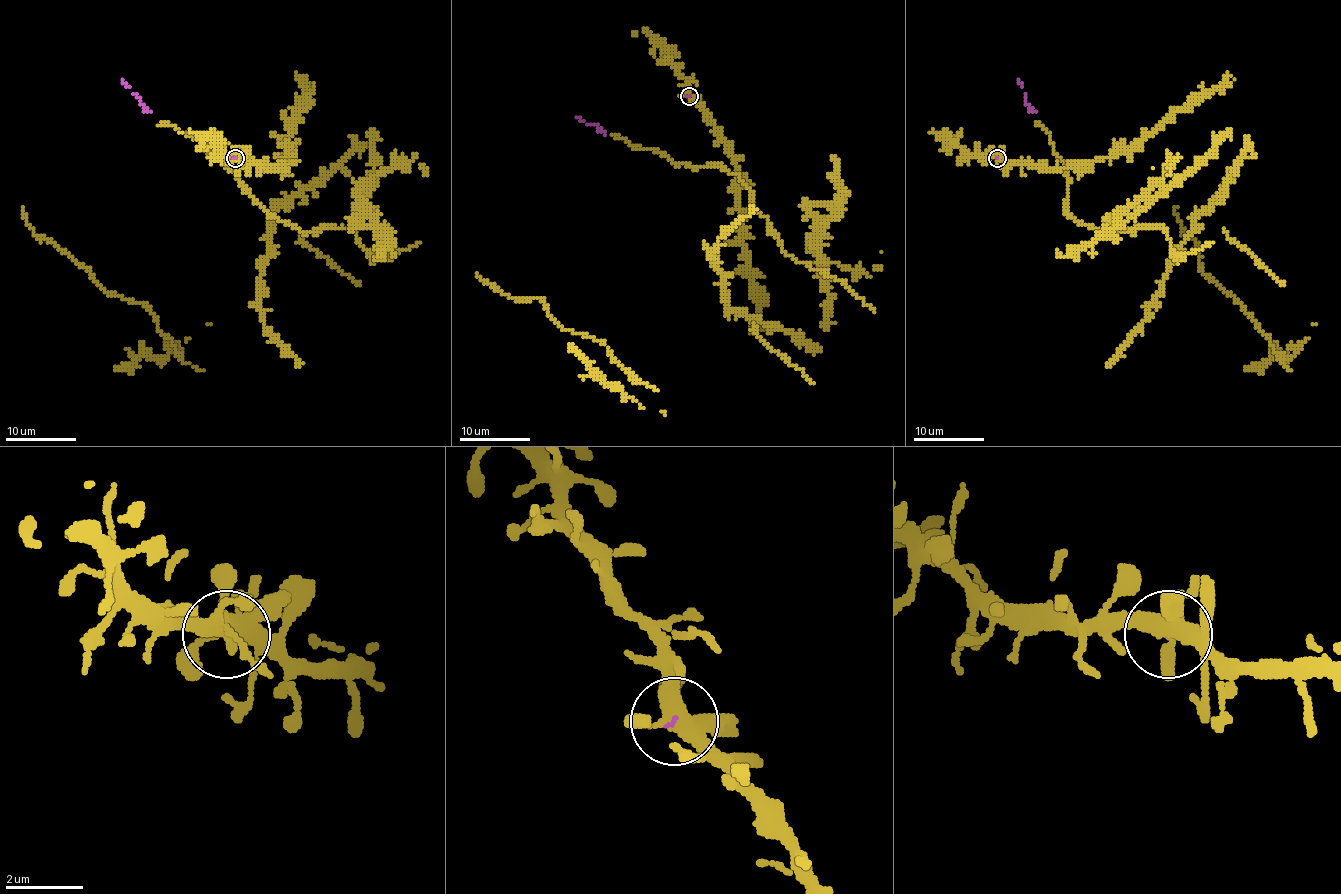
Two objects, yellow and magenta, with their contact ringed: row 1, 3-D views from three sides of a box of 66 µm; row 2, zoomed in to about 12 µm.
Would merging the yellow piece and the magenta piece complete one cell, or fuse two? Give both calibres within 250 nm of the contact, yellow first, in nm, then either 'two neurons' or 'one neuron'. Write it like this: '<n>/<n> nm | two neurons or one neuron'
400/60 nm | one neuron

